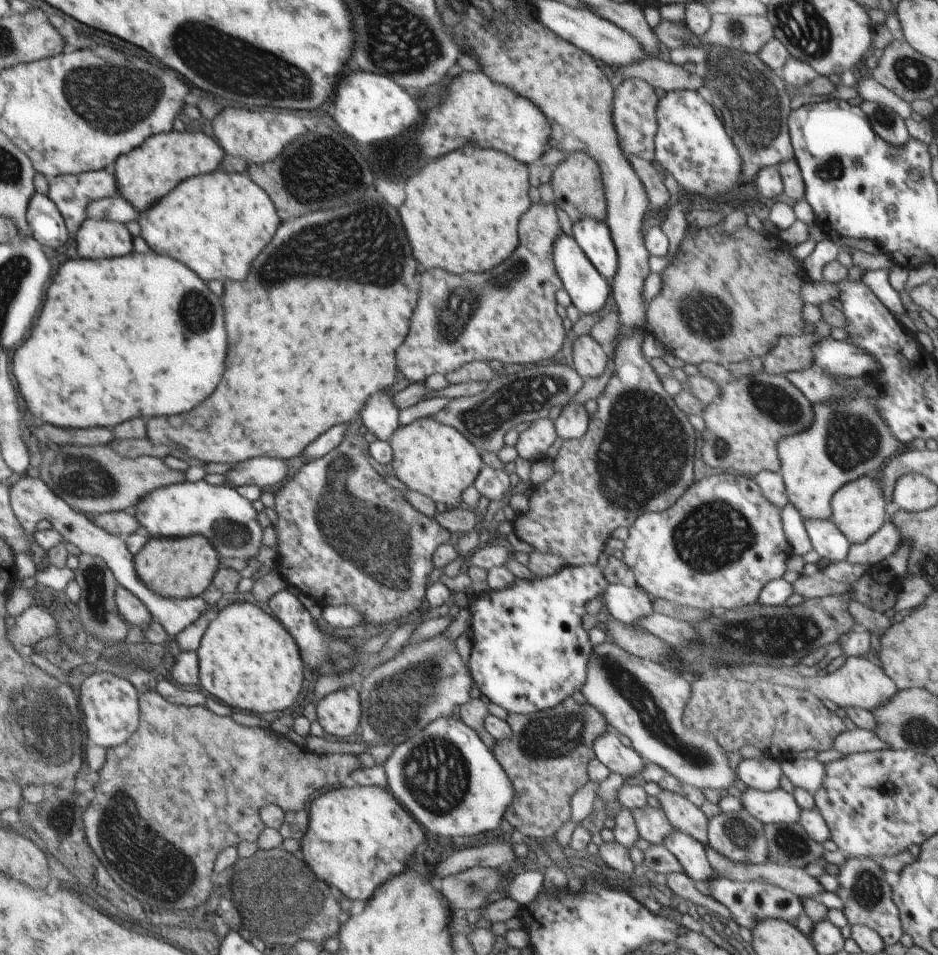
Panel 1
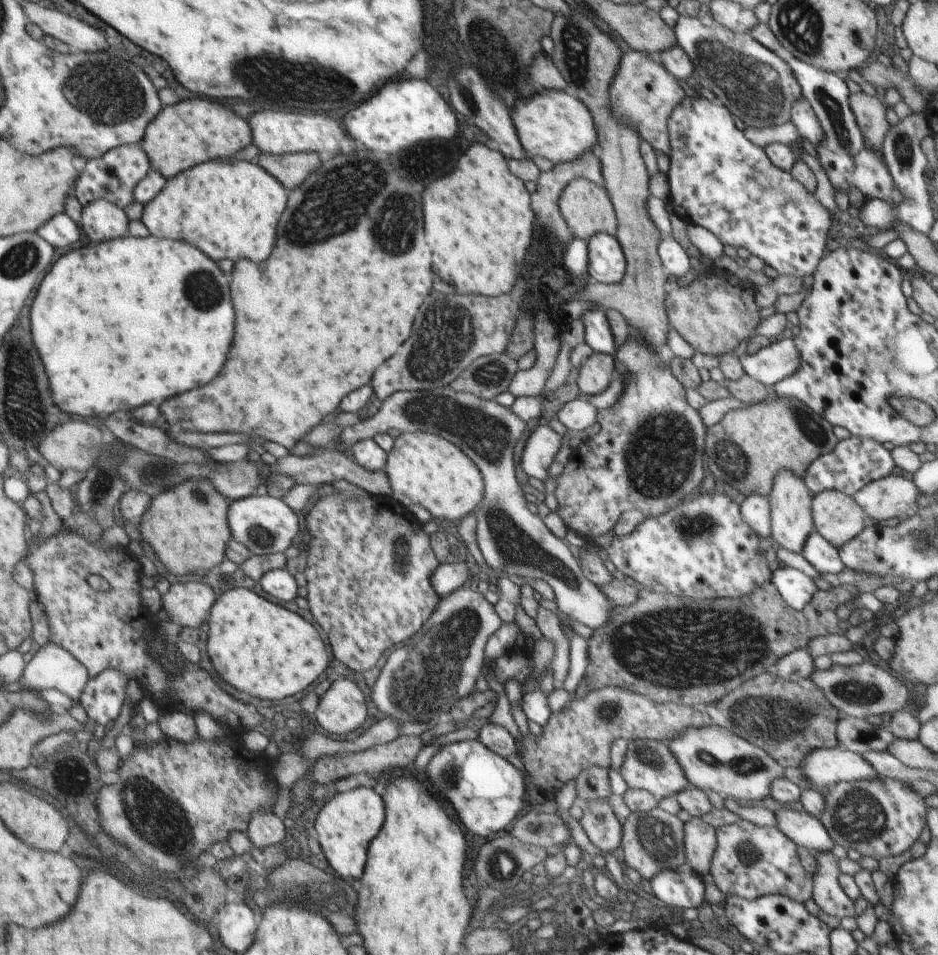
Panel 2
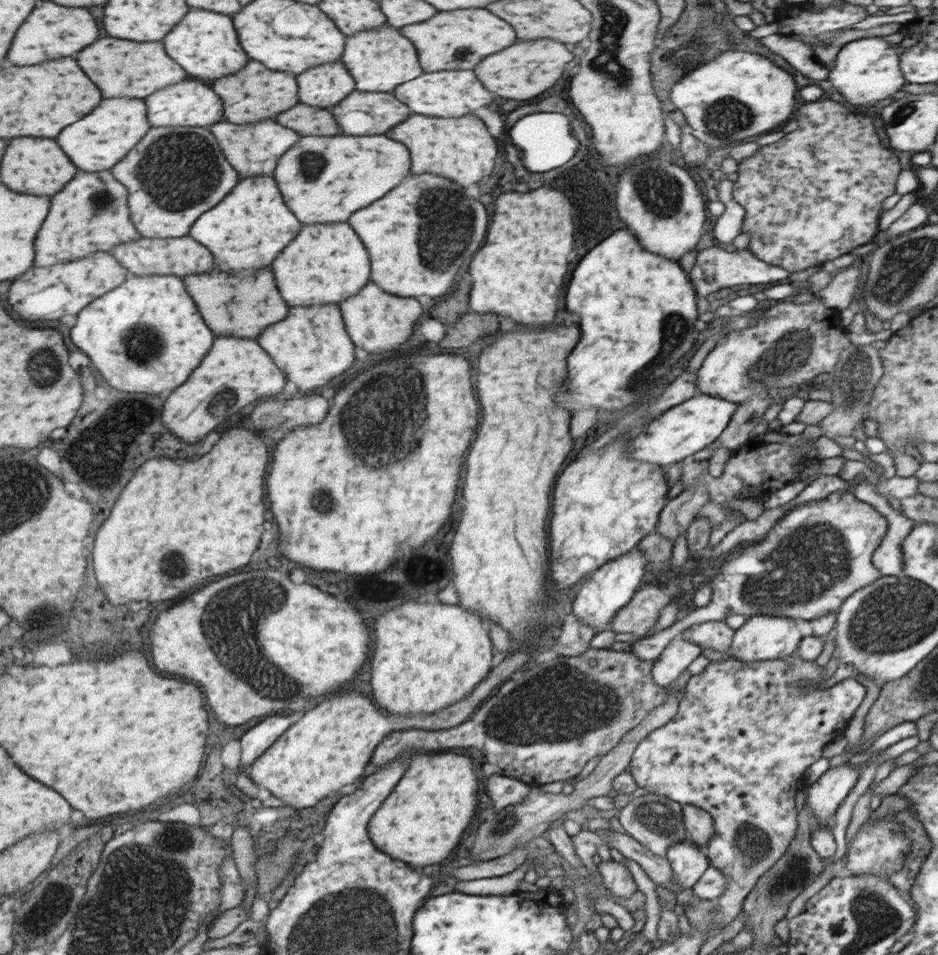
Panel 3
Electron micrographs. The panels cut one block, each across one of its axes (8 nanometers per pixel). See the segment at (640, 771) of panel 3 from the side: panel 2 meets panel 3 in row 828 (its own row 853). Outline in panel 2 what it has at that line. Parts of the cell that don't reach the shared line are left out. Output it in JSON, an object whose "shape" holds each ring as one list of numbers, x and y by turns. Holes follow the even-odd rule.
{"shape":[[739,819,732,825,726,825,715,830,717,848,714,852,710,874,718,891,724,895,740,896,746,900,756,900,765,895,788,896,796,902,804,903,813,899,813,875,808,873,800,863,797,847,778,828,760,827]]}

